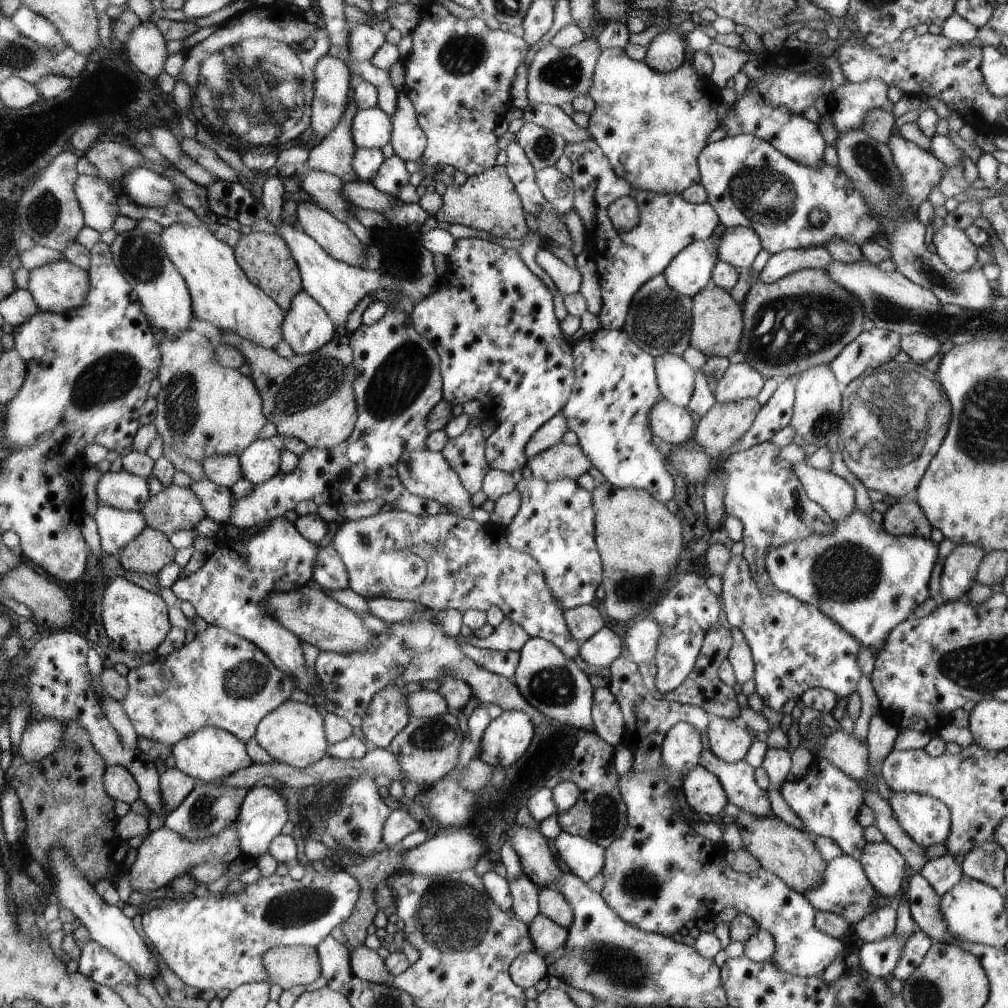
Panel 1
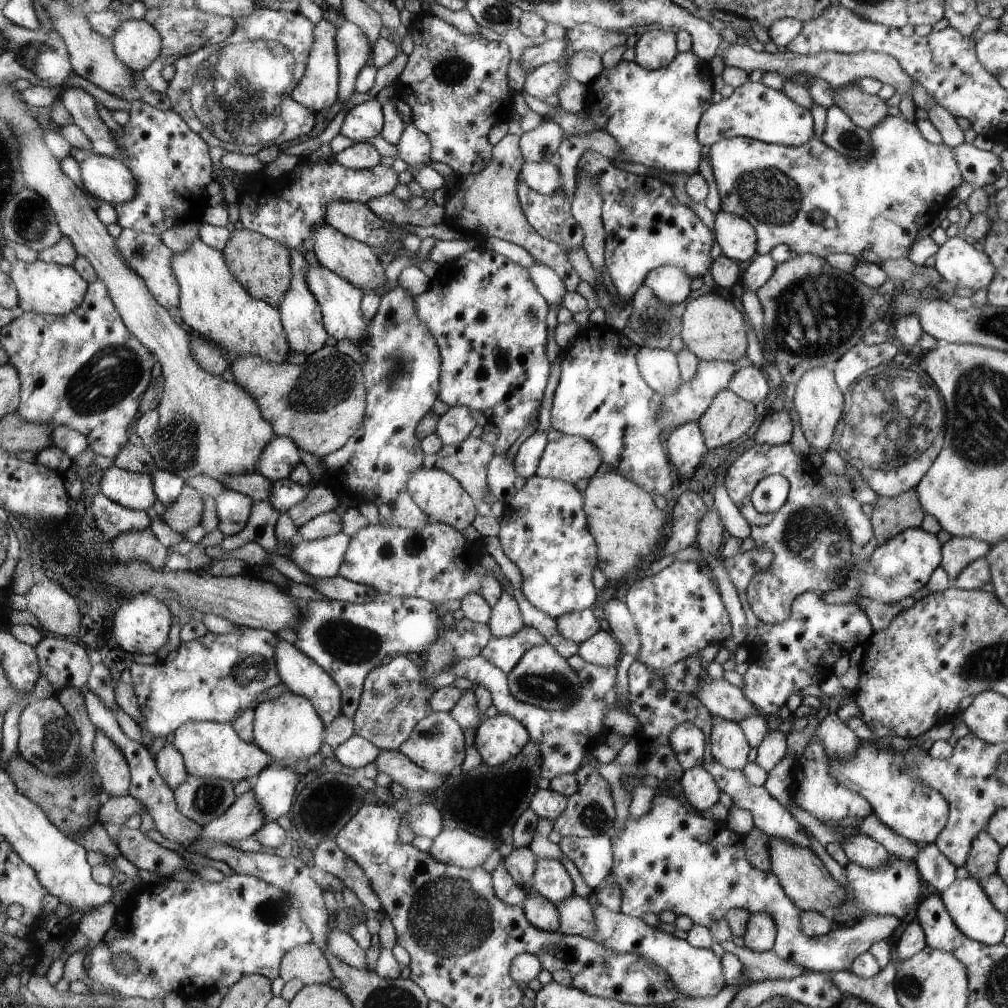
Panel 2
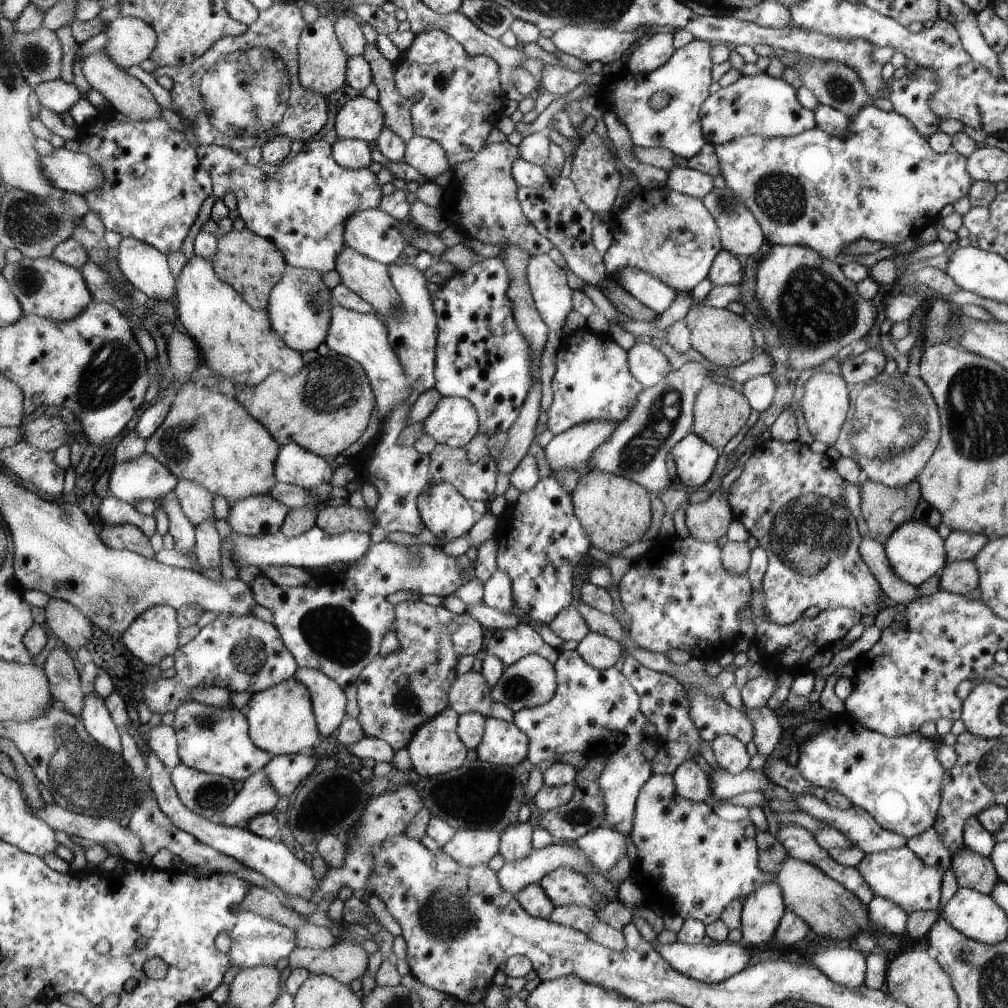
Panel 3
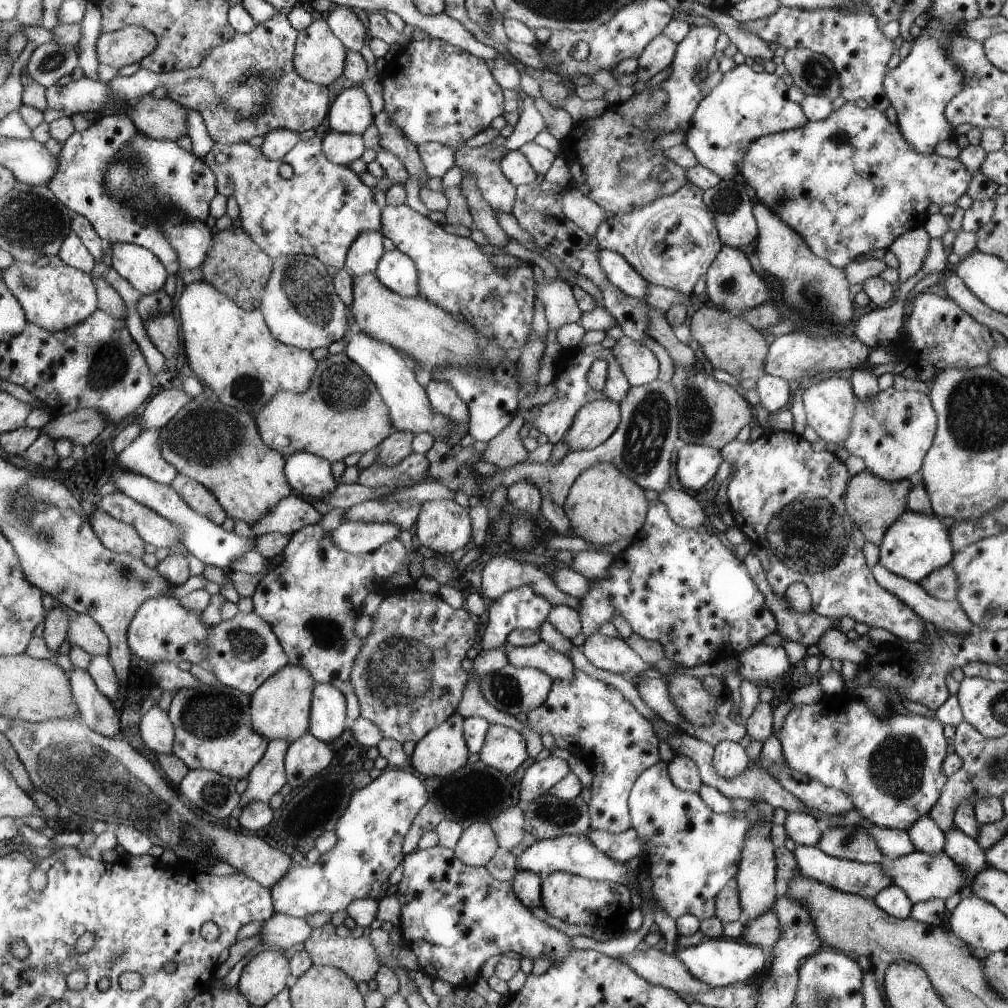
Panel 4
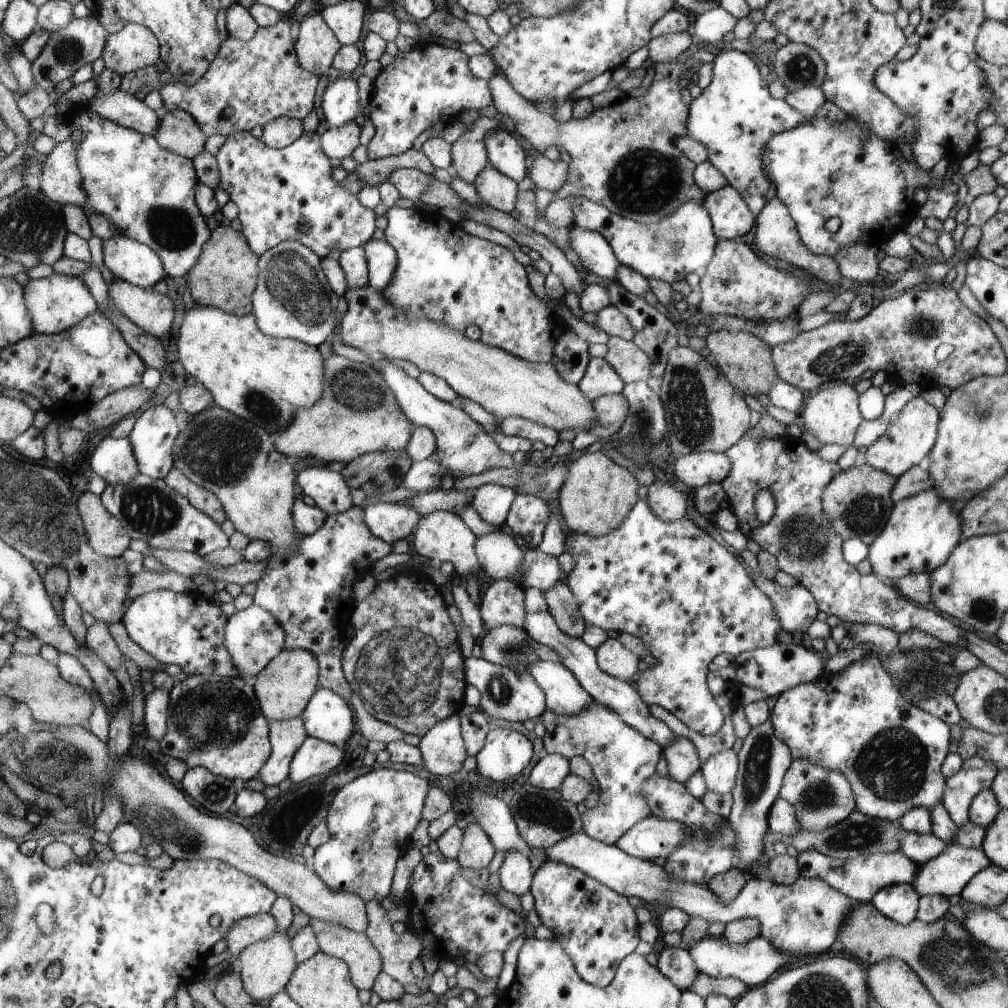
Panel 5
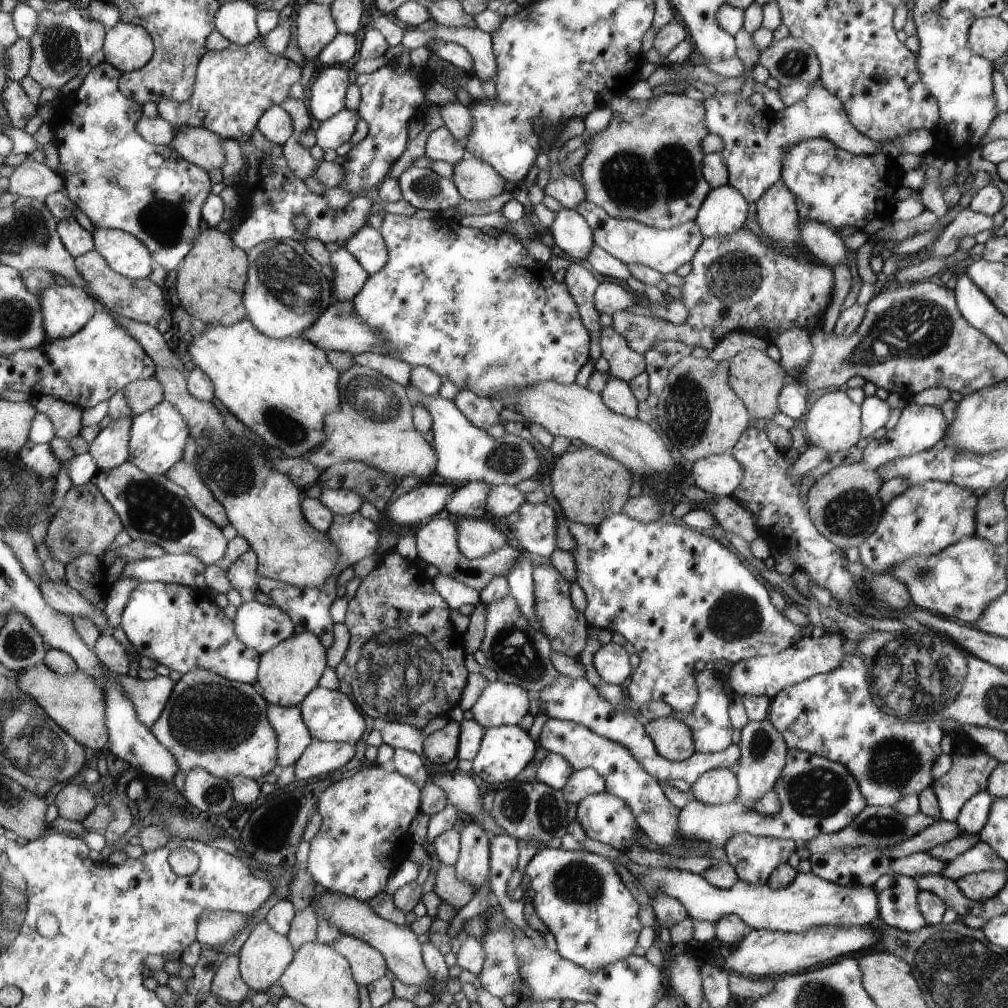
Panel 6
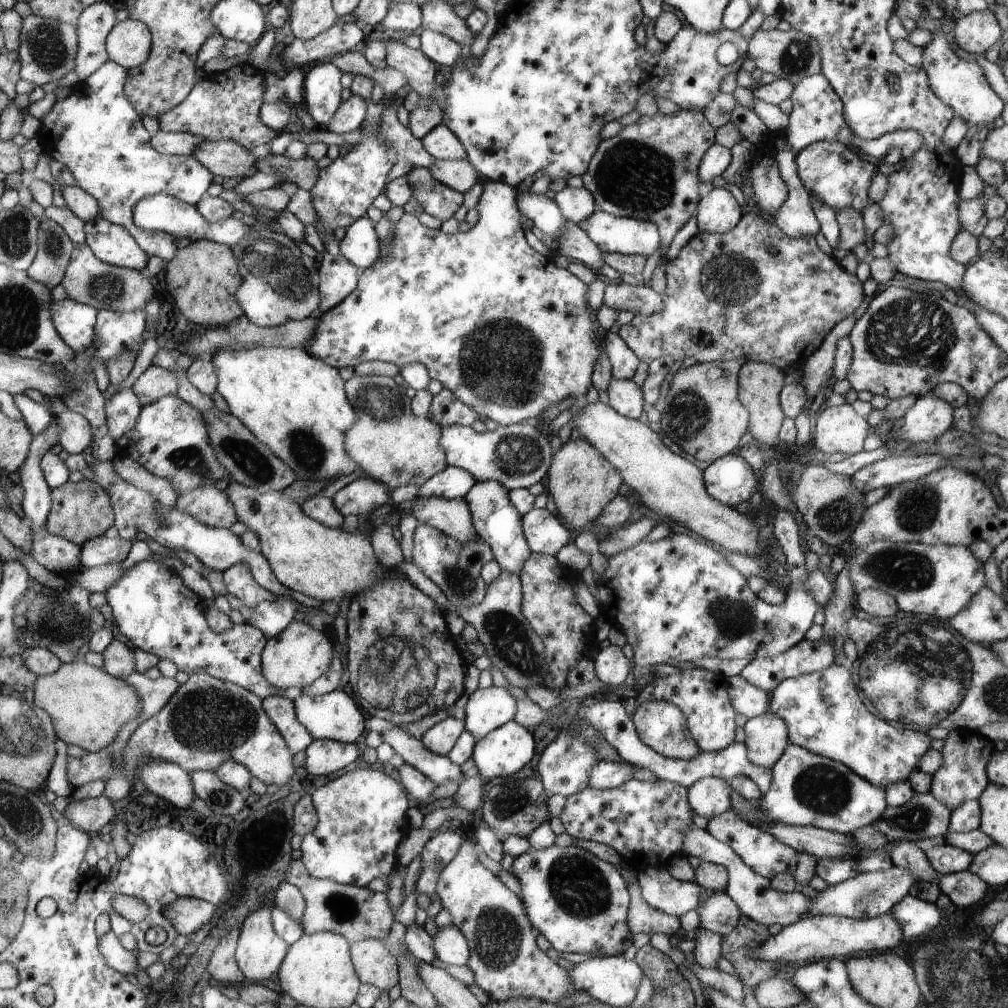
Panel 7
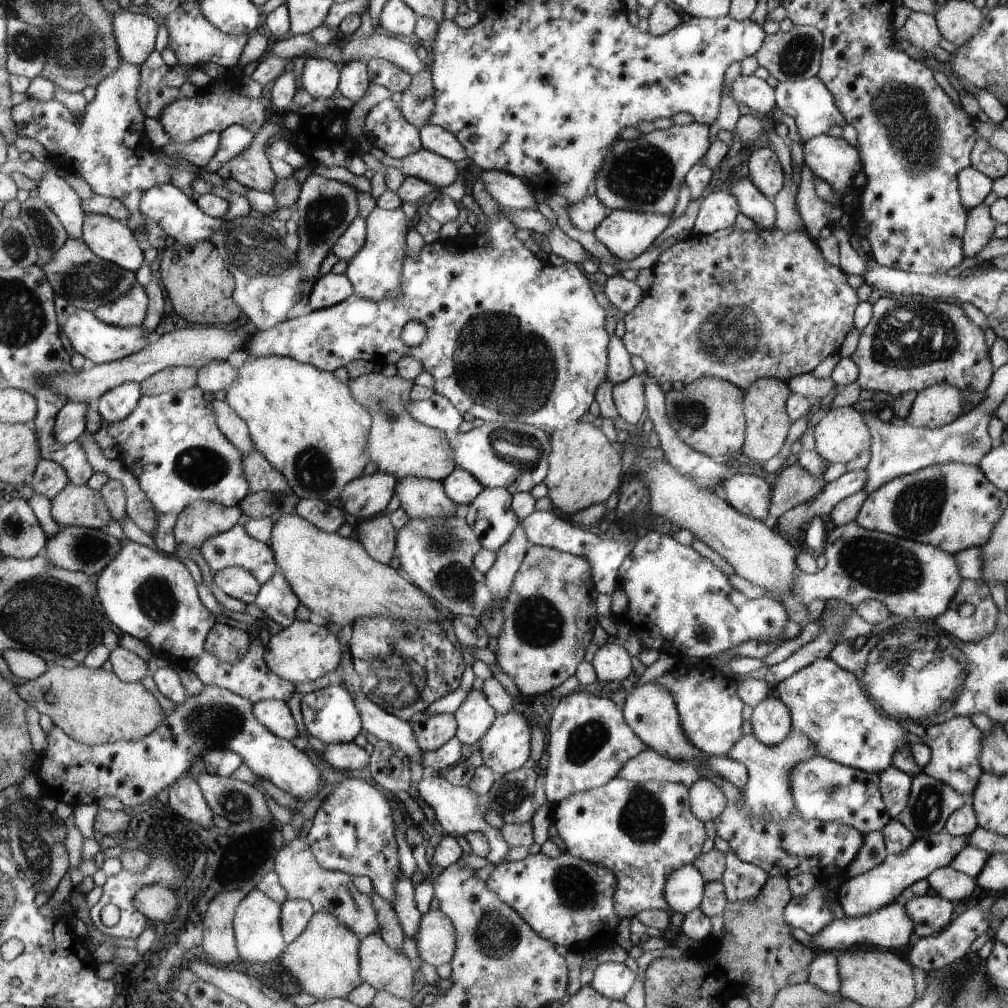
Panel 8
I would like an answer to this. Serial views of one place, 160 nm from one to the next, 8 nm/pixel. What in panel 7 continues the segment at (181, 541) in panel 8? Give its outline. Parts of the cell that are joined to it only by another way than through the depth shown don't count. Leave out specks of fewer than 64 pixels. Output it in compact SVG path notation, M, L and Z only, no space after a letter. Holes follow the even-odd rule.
M202 486L178 495L176 507L202 524L217 529L229 529L239 520L238 511L231 499L216 487Z

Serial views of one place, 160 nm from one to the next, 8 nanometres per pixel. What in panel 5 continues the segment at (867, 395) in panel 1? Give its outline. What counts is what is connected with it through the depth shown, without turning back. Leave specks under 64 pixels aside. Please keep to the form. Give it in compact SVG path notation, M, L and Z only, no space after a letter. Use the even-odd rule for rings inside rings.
M922 397L910 400L900 412L894 415L886 432L865 452L865 462L872 469L900 478L906 470L926 461L934 447L940 423L939 410L928 404Z

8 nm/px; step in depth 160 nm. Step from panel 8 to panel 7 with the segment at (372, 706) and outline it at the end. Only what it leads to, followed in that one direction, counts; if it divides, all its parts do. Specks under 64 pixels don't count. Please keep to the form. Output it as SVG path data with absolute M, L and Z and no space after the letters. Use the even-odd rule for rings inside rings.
M370 716L368 730L376 730L384 743L393 746L400 762L417 768L424 776L434 779L437 784L445 780L457 780L460 784L466 777L446 755L433 753L419 738L403 731L386 719Z

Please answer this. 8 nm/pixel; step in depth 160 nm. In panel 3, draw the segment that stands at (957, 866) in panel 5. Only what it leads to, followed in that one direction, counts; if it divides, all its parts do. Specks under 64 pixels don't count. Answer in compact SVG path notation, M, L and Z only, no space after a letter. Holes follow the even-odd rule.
M907 846L891 851L880 851L864 855L856 868L860 871L875 895L889 898L908 914L916 911L932 910L940 904L942 876L940 869L928 866L915 852Z

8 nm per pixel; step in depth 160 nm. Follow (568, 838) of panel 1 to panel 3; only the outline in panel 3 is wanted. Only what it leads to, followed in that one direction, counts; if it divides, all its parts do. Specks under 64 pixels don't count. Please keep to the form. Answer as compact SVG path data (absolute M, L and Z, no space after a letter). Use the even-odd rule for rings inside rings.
M600 827L572 842L589 856L598 873L607 876L625 854L626 838L626 833Z

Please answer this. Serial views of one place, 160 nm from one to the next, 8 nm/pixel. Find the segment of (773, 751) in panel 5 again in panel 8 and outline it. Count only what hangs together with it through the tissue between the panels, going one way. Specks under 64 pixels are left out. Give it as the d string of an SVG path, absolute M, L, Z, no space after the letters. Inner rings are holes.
M767 696L747 714L751 719L753 733L762 744L778 744L792 730L790 711L780 697Z

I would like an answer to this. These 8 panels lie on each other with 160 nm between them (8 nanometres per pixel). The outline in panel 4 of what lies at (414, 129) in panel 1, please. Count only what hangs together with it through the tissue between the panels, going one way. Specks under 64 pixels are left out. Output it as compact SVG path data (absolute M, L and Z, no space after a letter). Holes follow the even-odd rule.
M427 142L417 147L425 171L432 177L444 176L455 165L456 147L441 142Z

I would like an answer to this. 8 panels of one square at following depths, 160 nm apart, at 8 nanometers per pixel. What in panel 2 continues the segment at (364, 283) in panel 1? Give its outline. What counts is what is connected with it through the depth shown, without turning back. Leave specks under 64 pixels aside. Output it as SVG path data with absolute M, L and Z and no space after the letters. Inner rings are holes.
M307 264L306 282L322 308L323 324L327 328L328 335L337 341L350 340L360 349L360 342L366 338L369 324L361 312L362 298L366 292L320 264L317 266Z

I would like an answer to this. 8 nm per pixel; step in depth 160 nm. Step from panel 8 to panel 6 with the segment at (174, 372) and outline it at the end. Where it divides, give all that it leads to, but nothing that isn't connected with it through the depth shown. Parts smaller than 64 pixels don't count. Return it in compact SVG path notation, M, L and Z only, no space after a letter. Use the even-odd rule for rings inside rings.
M155 377L133 381L122 390L122 394L124 394L124 400L133 417L143 414L165 401L162 386Z

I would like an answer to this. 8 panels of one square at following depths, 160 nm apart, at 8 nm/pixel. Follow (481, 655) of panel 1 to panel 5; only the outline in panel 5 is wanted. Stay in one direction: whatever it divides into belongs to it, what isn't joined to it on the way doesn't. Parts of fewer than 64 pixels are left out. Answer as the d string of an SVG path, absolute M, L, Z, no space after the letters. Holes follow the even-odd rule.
M540 659L529 667L528 672L546 692L547 710L570 717L593 702L591 695L562 663Z

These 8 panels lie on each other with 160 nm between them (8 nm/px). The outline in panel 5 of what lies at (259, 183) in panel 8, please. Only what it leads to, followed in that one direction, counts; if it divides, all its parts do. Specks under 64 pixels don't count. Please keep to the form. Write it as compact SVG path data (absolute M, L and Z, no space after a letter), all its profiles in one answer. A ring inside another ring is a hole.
M160 111L160 122L155 134L161 147L193 159L206 149L207 135L199 123L186 111Z

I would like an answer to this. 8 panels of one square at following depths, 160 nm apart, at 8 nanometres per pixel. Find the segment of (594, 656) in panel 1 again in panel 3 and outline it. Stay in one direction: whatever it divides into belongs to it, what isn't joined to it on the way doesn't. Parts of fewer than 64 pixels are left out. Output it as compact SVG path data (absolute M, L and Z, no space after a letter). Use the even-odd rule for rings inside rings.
M589 632L586 637L579 640L576 650L592 667L598 670L614 667L618 658L622 656L622 648L615 639L595 632Z

